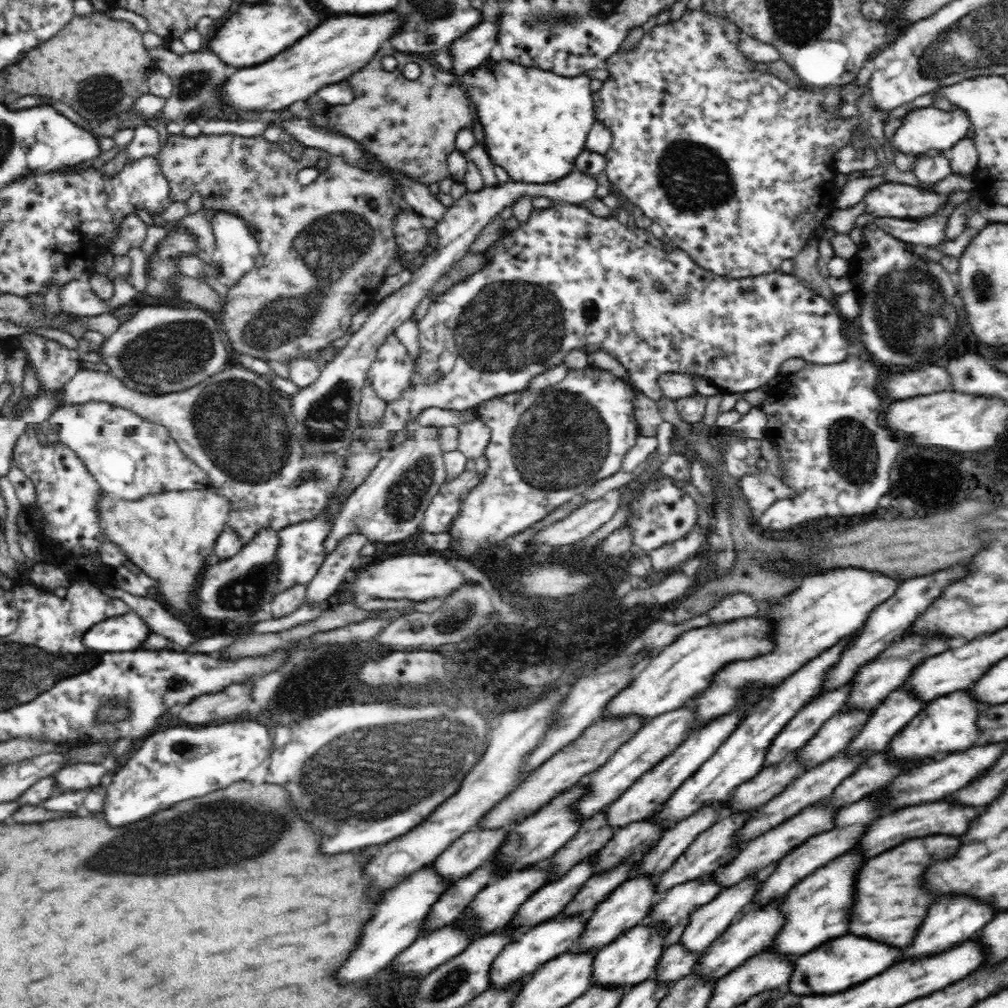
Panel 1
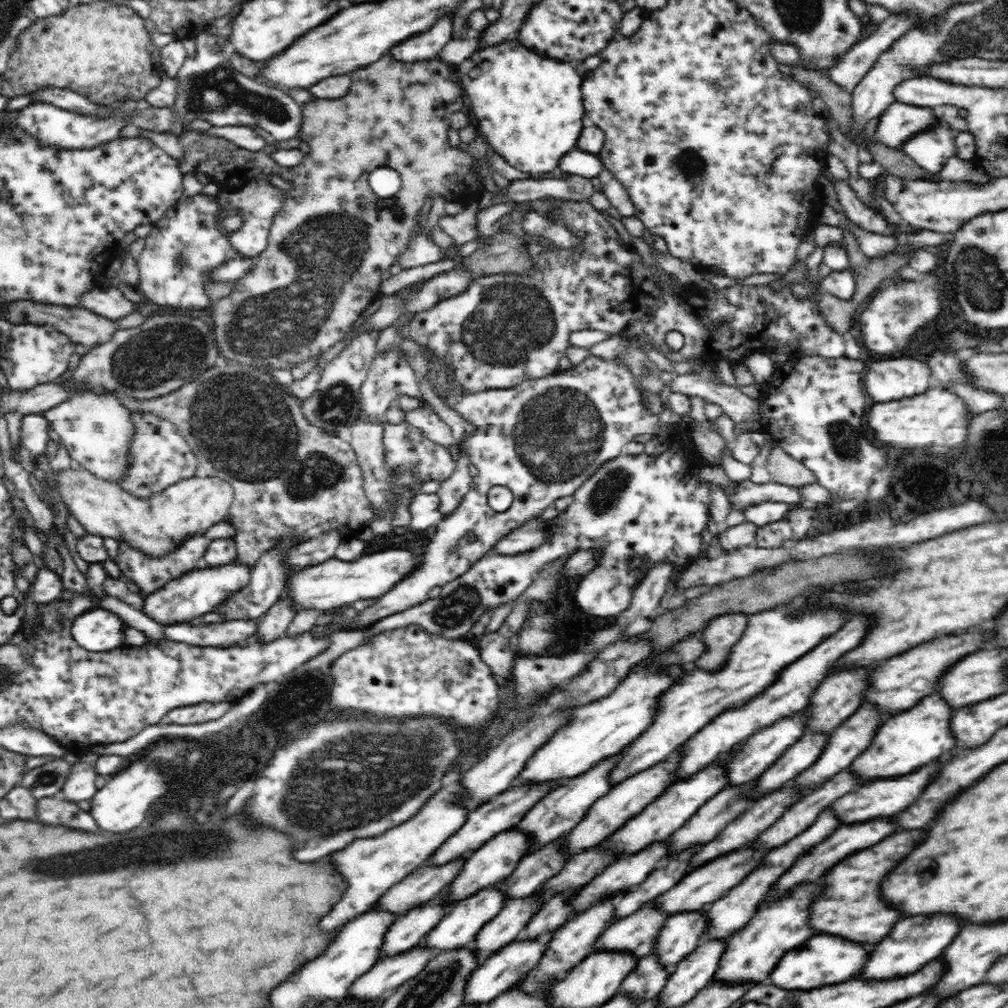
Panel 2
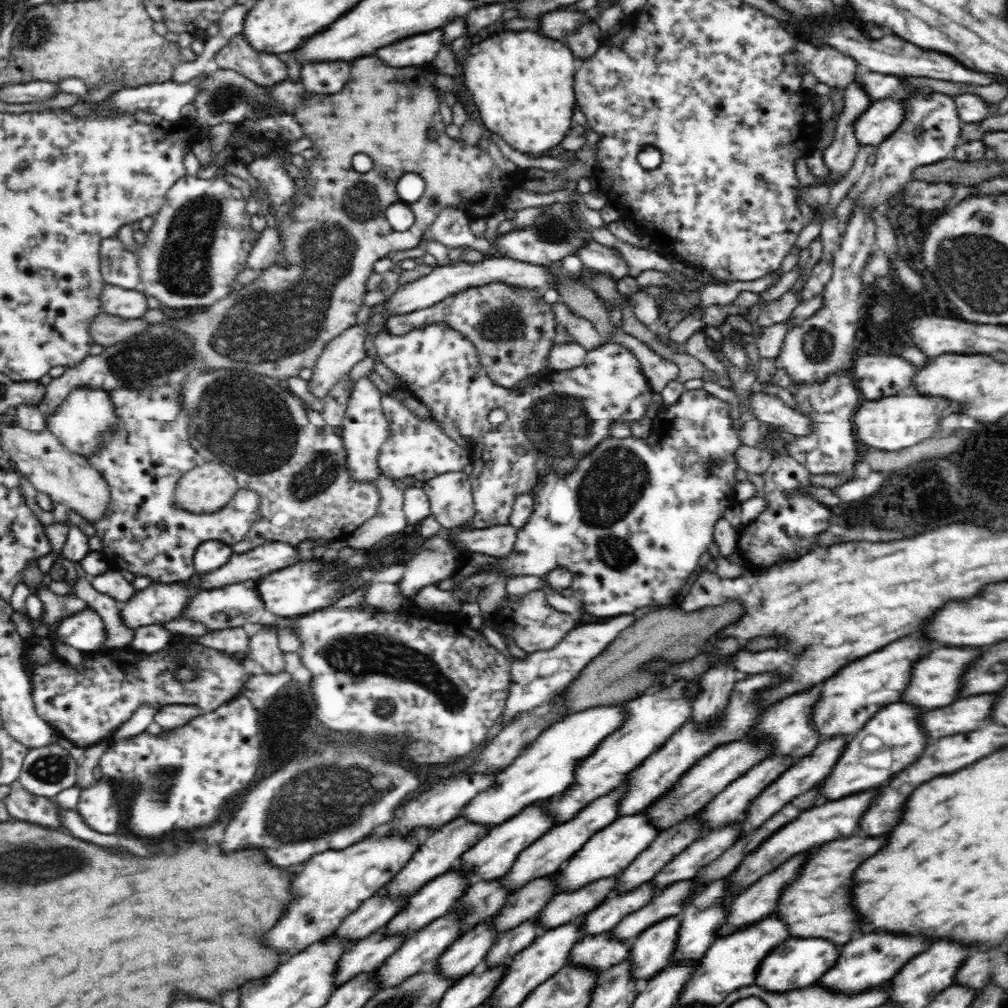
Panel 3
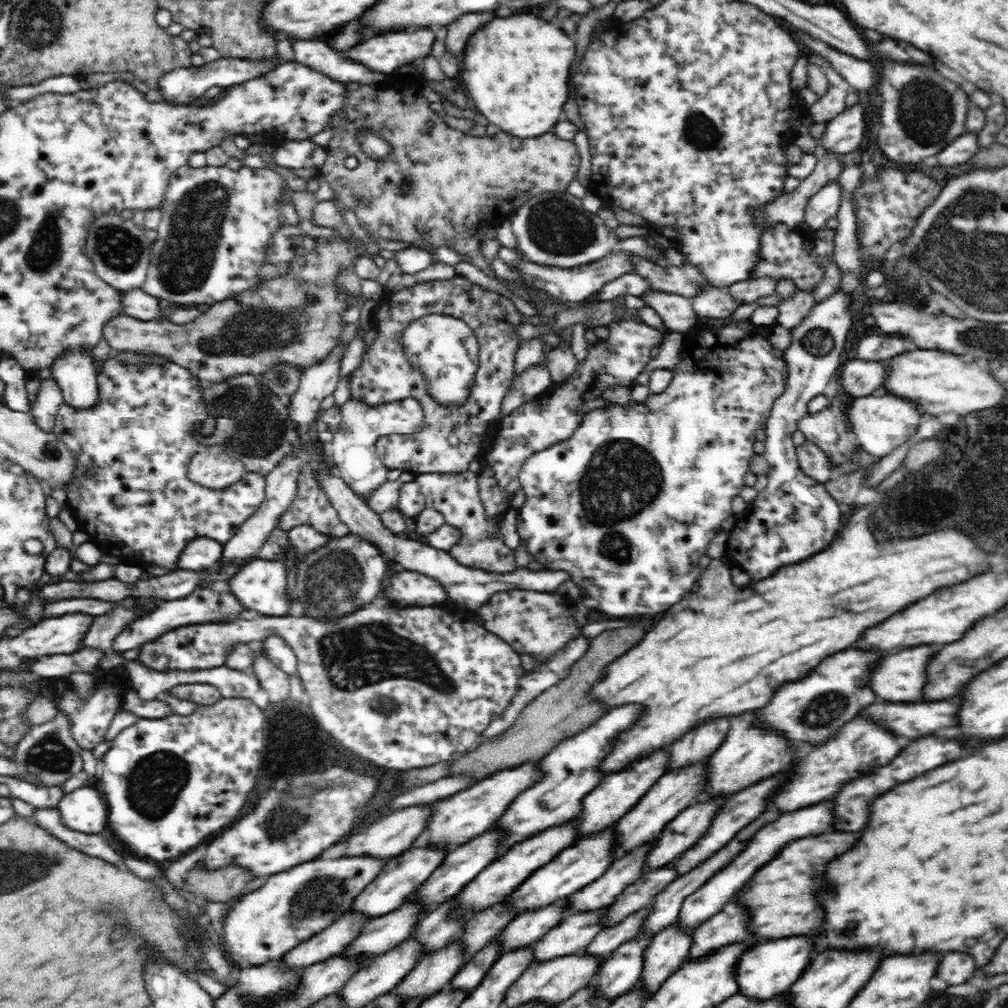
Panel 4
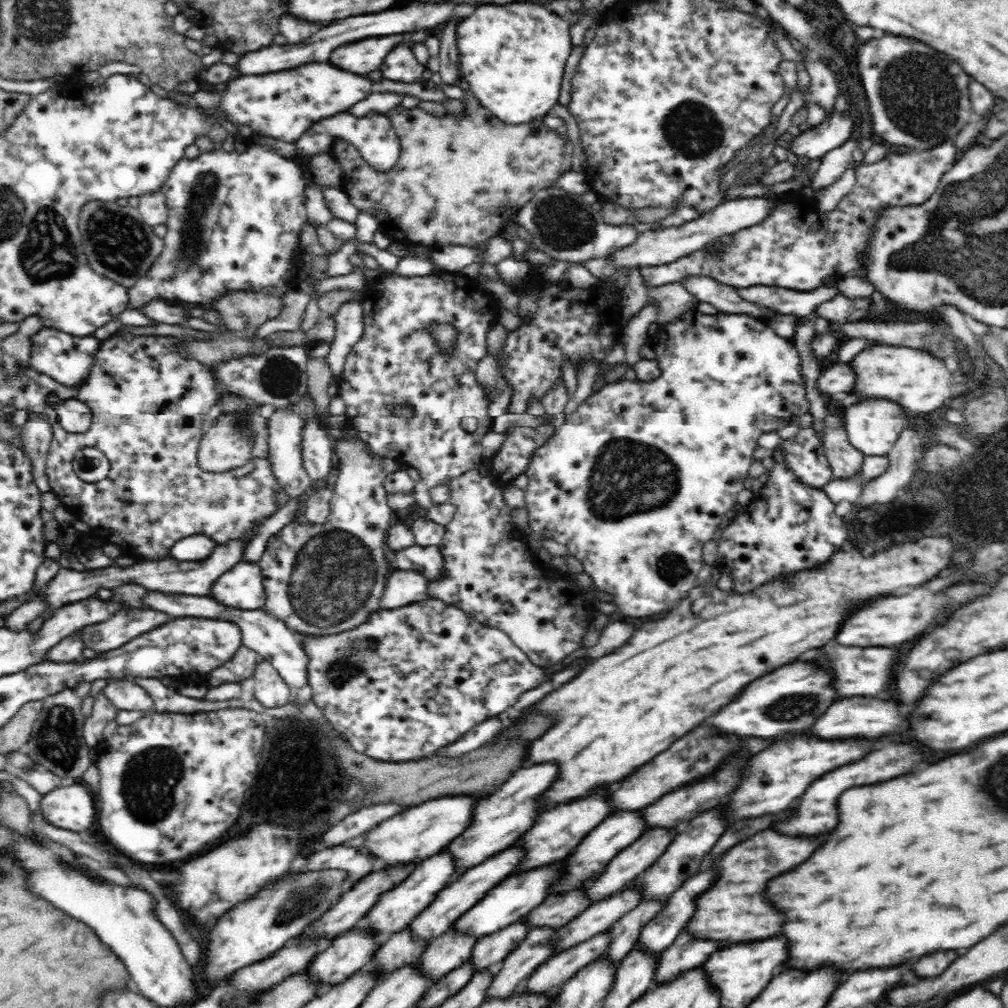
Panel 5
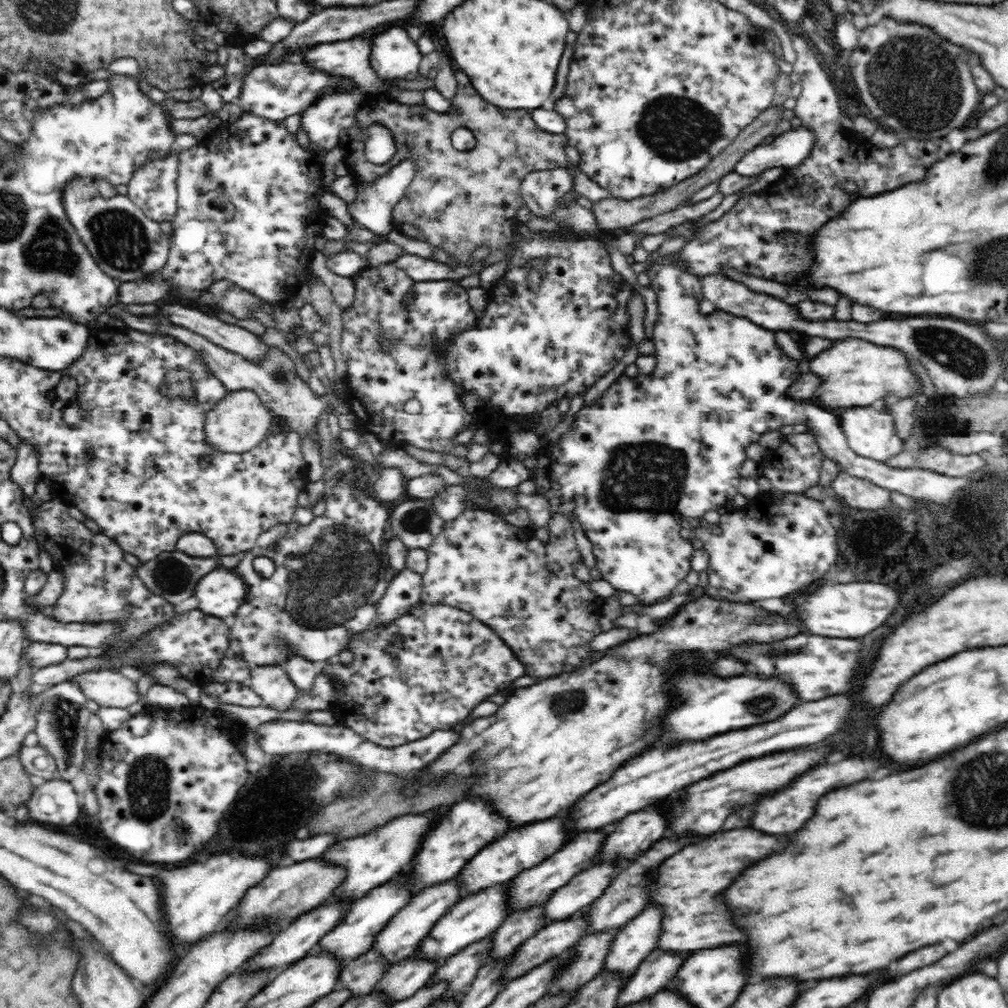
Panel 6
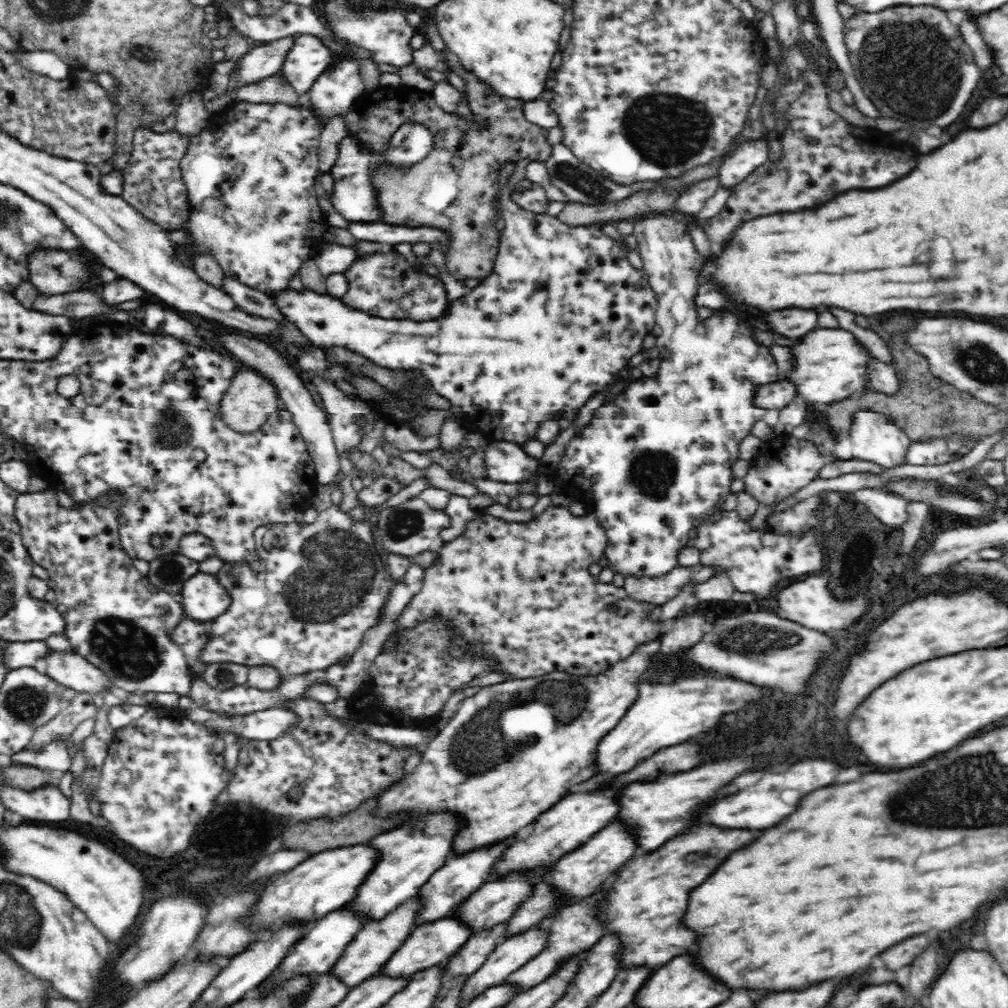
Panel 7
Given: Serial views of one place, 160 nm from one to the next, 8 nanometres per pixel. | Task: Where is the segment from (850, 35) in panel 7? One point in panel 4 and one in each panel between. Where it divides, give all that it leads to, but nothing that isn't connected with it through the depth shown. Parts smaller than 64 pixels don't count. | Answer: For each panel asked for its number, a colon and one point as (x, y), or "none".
4: (922, 112)
5: (919, 99)
6: (910, 79)

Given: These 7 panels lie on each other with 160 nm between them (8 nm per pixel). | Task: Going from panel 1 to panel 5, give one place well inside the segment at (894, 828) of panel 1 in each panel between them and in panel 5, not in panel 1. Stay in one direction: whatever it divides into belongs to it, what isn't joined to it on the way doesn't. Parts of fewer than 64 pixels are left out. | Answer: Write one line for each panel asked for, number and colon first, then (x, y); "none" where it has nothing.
2: (808, 868)
3: (756, 901)
4: (724, 928)
5: (686, 953)

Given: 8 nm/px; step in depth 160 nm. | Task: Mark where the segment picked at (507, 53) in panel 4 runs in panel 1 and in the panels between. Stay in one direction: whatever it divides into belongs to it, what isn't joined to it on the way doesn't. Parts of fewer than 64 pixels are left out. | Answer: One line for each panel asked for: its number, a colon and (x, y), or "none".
1: (536, 122)
2: (530, 111)
3: (520, 84)

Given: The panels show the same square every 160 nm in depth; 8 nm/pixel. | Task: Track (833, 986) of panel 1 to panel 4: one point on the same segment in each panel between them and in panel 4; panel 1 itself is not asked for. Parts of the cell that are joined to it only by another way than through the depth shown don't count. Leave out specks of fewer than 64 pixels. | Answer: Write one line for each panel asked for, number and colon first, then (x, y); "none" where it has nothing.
2: (823, 960)
3: (798, 962)
4: (768, 968)

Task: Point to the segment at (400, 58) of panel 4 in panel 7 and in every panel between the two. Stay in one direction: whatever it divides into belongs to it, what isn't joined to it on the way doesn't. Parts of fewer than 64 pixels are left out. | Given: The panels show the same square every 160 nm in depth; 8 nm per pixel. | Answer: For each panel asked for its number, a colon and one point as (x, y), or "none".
5: (365, 56)
6: (351, 58)
7: (308, 58)

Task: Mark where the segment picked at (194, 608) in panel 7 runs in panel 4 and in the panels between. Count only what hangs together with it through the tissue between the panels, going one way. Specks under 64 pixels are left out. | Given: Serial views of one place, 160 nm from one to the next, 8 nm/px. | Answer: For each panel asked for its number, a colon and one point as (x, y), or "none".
4: (261, 586)
5: (241, 587)
6: (221, 592)

